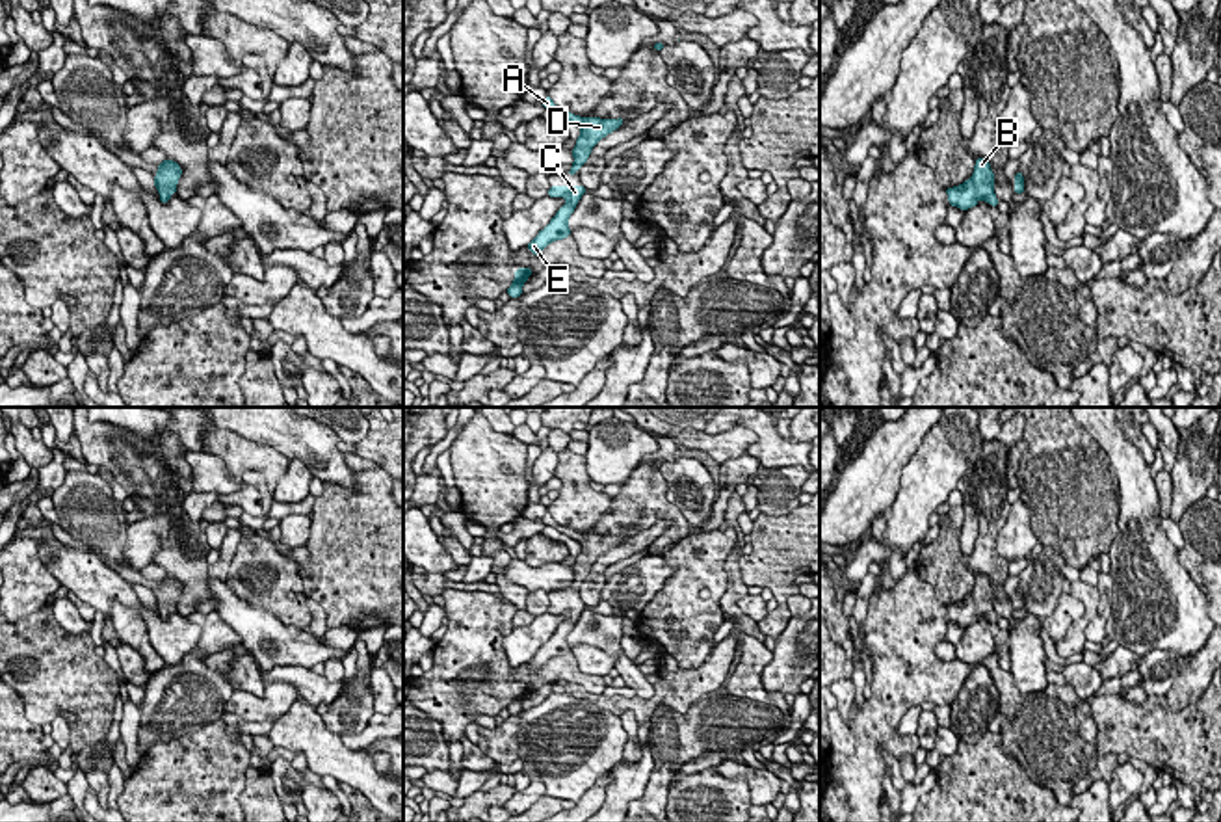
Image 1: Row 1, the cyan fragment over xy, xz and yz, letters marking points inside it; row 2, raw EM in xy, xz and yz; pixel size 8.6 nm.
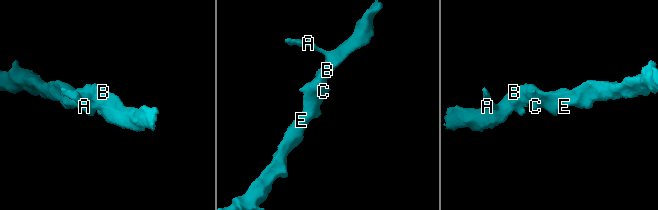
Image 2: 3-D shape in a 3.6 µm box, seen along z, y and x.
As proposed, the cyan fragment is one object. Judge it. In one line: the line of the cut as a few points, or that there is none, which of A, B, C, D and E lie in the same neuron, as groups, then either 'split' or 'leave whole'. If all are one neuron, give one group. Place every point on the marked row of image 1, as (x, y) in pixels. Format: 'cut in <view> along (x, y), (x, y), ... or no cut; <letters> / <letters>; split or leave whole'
no cut; A B C D E; leave whole

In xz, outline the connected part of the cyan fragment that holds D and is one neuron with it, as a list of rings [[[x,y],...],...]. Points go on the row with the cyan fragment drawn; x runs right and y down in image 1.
[[[548,95],[541,102],[546,110],[554,110],[558,115],[580,126],[580,138],[576,139],[576,147],[572,149],[574,164],[569,169],[569,177],[574,177],[574,173],[580,171],[580,167],[587,162],[591,149],[604,136],[621,128],[621,125],[624,123],[624,117],[619,119],[578,117],[567,110],[558,108]]]

